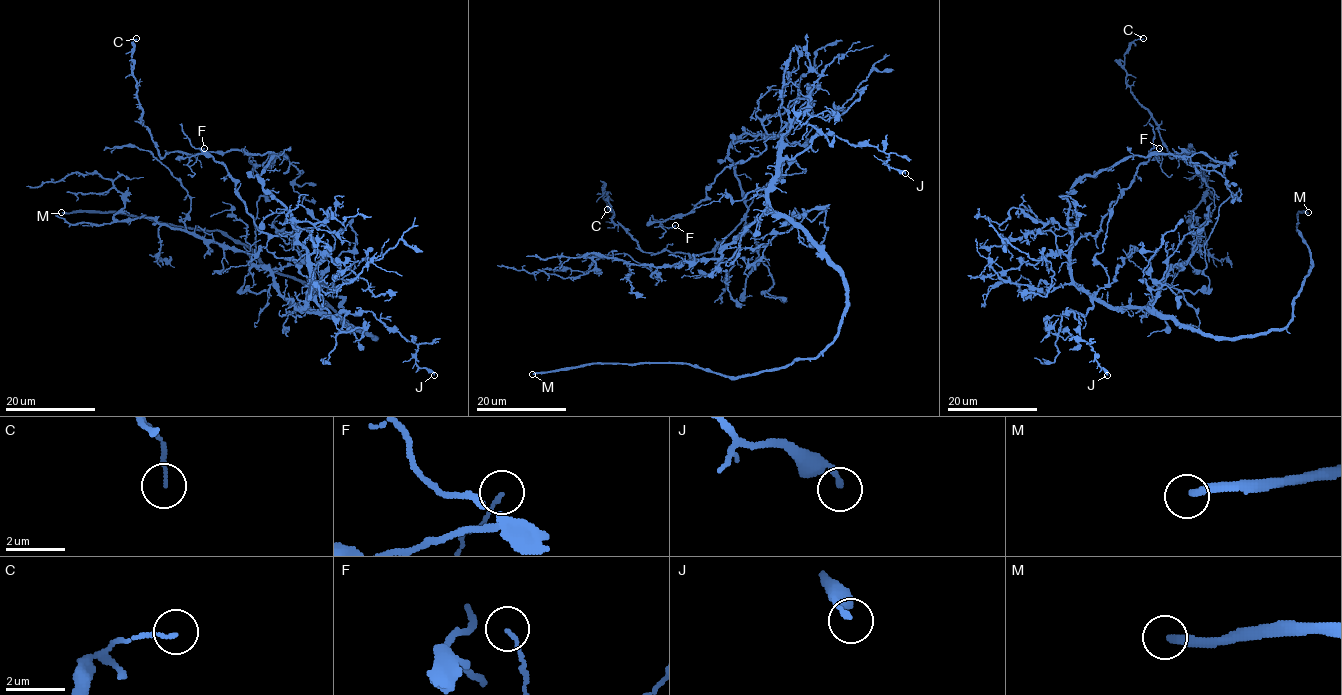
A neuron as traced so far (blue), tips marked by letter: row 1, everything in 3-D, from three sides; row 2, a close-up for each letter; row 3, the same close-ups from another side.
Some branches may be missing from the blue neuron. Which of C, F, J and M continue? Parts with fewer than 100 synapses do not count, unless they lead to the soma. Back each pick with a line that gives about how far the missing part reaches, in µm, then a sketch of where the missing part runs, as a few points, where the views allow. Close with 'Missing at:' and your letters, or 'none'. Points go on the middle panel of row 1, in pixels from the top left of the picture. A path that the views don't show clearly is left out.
M: about 250 µm are missing
Missing at: M

